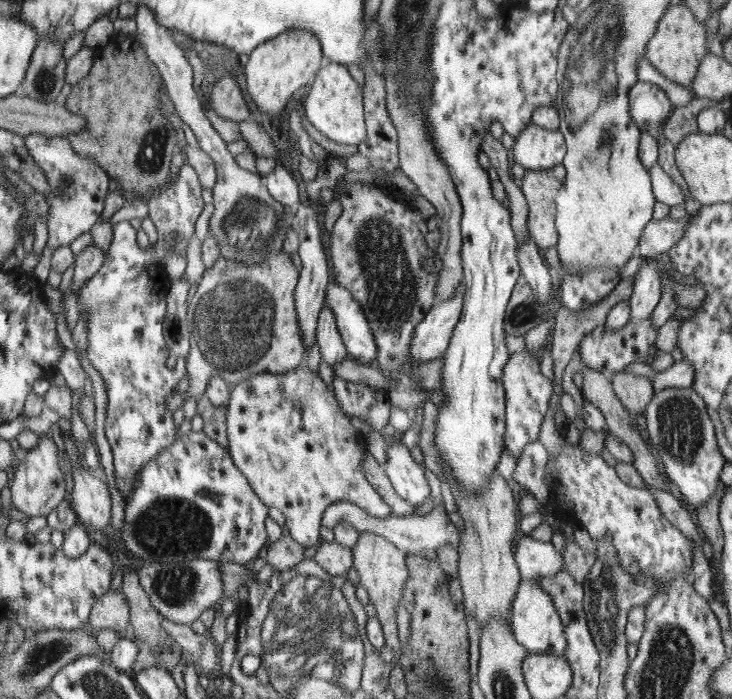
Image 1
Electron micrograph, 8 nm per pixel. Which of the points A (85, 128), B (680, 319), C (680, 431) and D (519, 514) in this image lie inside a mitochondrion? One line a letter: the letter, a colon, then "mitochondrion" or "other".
A: other
B: other
C: mitochondrion
D: other

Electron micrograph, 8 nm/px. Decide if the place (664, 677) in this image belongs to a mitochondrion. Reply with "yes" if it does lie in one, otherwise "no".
yes

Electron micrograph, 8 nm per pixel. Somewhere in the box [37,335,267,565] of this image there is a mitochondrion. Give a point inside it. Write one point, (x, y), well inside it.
(169, 527)

